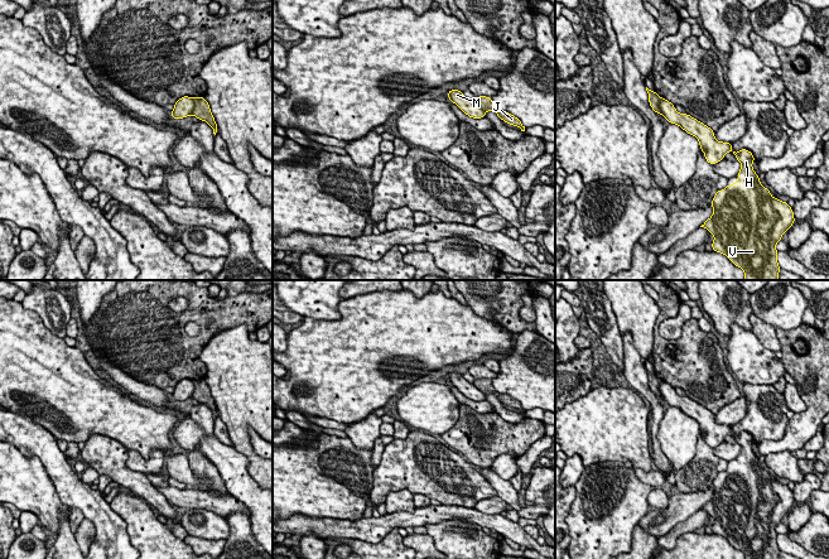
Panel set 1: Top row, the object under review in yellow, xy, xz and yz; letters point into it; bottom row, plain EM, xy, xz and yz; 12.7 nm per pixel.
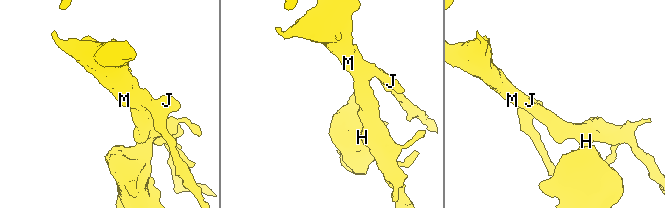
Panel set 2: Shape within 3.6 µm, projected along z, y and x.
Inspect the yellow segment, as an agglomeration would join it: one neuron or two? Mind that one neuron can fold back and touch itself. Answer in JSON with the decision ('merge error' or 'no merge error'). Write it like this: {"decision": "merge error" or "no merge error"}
{"decision": "merge error"}

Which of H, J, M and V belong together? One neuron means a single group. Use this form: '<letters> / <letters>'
H M V / J

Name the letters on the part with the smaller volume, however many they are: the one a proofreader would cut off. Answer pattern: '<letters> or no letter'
J

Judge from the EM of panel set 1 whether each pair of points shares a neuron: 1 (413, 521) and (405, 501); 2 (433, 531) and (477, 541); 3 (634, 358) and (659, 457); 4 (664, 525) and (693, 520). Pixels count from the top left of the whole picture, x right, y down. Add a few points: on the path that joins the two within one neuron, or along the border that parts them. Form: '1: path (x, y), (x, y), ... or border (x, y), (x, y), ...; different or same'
1: border (415, 507), (410, 511), (388, 514); different
2: path (444, 534), (466, 540); same
3: path (640, 382), (655, 403), (654, 433); same
4: border (699, 509), (658, 538); different

